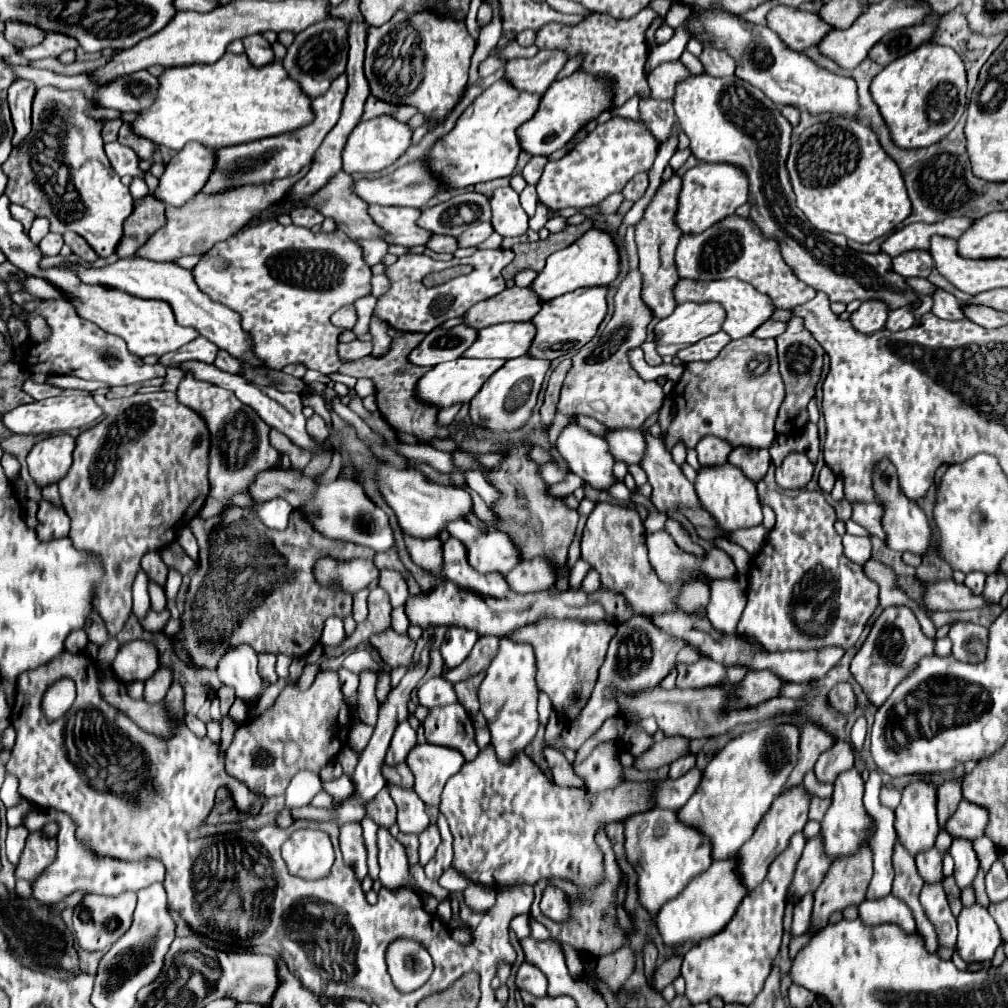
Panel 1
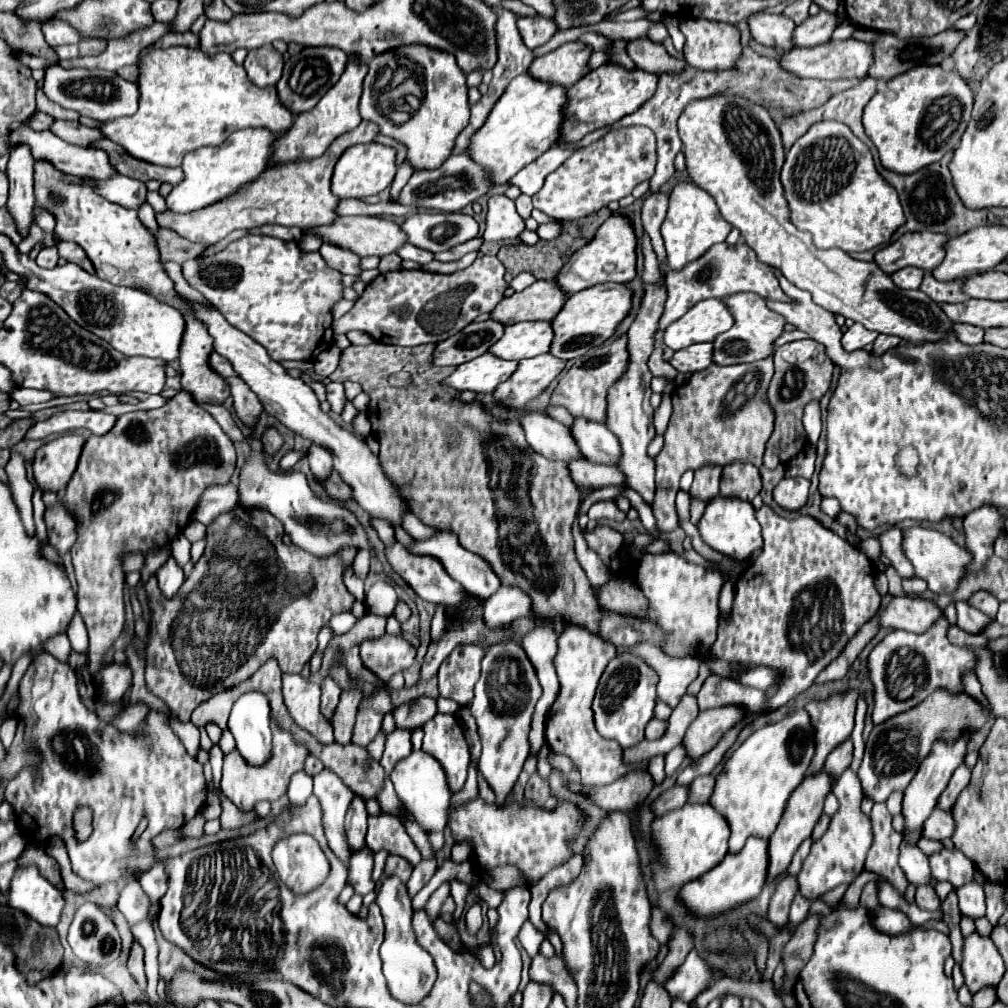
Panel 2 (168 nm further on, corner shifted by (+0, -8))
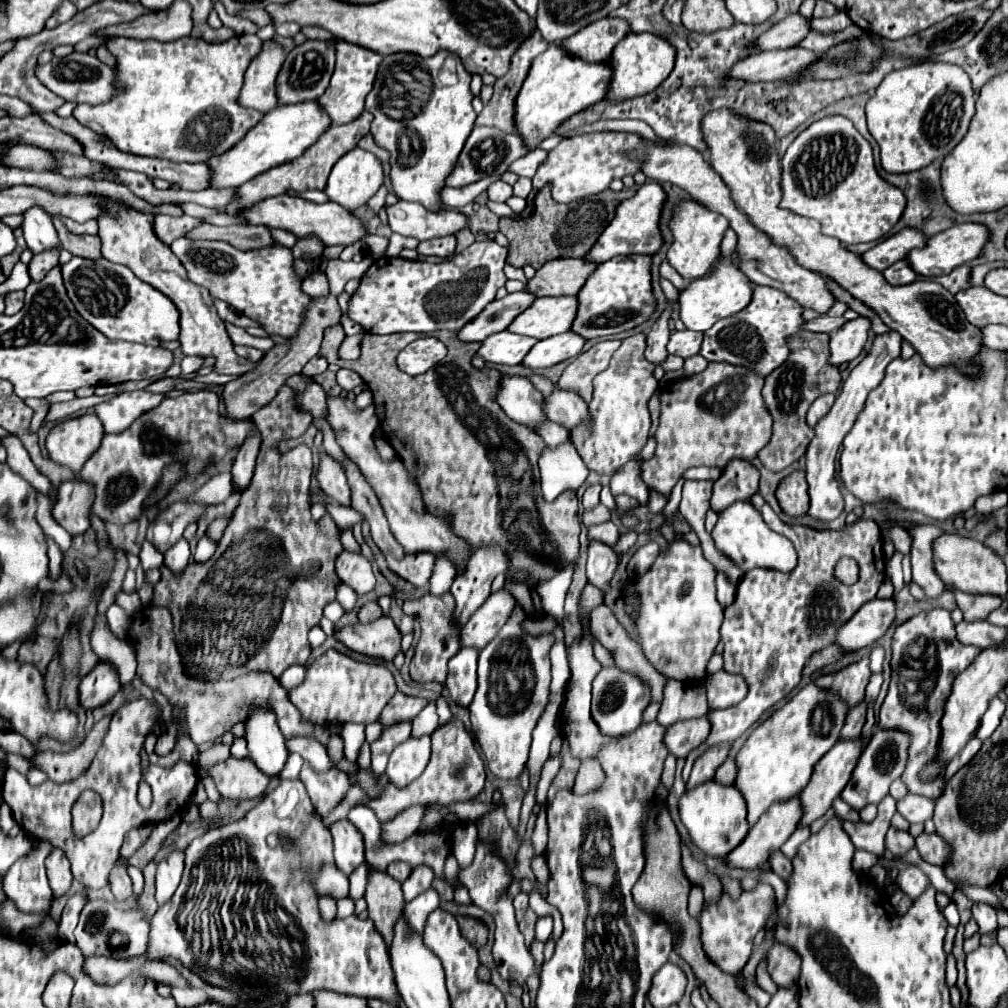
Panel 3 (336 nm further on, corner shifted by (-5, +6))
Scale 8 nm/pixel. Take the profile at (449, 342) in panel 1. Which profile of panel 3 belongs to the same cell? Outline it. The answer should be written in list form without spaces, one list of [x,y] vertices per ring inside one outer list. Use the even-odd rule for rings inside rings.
[[[527,290],[507,294],[501,300],[493,300],[475,320],[471,320],[471,324],[467,324],[467,326],[463,326],[463,330],[459,330],[459,340],[483,342],[487,336],[505,330],[533,302],[535,302],[535,296]]]

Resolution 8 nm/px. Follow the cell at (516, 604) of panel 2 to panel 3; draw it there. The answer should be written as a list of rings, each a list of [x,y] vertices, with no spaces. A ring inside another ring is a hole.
[[[505,588],[491,594],[487,602],[459,630],[459,646],[483,650],[487,642],[491,642],[491,638],[495,638],[495,634],[507,622],[513,608],[515,598]]]

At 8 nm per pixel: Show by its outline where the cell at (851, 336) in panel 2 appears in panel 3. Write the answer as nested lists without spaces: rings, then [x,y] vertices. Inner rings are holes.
[[[855,318],[841,326],[839,330],[829,334],[829,364],[841,366],[851,362],[863,352],[863,346],[867,342],[867,320],[865,318]]]

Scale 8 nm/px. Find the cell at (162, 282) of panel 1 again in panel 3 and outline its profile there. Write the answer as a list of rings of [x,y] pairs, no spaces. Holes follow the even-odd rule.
[[[307,378],[305,392],[297,392],[295,400],[301,408],[311,412],[311,416],[325,418],[325,390],[313,378]]]

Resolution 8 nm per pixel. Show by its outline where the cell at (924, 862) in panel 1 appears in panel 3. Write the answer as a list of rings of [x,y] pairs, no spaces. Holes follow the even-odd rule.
[[[891,826],[887,836],[885,836],[885,846],[887,846],[887,850],[891,854],[901,856],[901,854],[905,854],[907,850],[911,850],[915,846],[915,840],[913,840],[913,836],[909,832],[901,832],[901,830],[895,830]]]

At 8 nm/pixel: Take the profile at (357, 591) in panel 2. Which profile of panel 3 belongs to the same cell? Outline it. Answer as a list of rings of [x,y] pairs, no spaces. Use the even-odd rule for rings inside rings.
[[[339,526],[339,540],[341,540],[341,544],[343,544],[343,548],[345,550],[351,550],[351,552],[359,552],[359,544],[355,542],[355,538],[353,538],[353,534],[351,534],[351,528],[349,526]]]

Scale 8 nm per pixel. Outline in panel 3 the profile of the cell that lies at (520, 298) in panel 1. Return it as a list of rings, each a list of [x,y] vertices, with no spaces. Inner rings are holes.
[[[557,258],[545,262],[537,274],[527,282],[527,292],[539,296],[567,296],[577,294],[597,264],[587,258]]]

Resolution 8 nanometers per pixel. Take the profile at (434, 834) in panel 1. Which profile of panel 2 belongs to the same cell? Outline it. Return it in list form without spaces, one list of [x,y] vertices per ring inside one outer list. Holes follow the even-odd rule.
[[[432,856],[432,858],[422,858],[422,860],[420,860],[420,864],[414,868],[410,880],[406,882],[406,886],[410,888],[410,894],[416,894],[418,888],[422,888],[422,884],[426,884],[426,882],[434,876],[436,866],[438,866],[438,864],[436,864],[436,856]]]

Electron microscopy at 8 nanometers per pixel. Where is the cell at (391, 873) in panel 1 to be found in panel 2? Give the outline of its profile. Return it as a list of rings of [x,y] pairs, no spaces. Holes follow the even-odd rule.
[[[398,876],[382,878],[382,886],[378,890],[376,904],[380,906],[384,924],[386,924],[386,940],[380,948],[380,956],[382,956],[382,972],[384,972],[388,990],[402,1004],[418,1004],[436,982],[436,966],[432,962],[432,956],[428,956],[424,948],[418,946],[416,936],[412,932],[412,924],[410,924],[412,898],[408,894],[406,884],[398,880]]]

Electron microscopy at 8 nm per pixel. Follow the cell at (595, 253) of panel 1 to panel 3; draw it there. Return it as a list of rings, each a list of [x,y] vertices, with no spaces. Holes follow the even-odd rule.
[[[657,182],[643,184],[637,194],[623,204],[619,204],[619,210],[615,212],[615,218],[611,224],[603,230],[599,236],[599,242],[591,248],[591,254],[587,254],[587,260],[591,262],[607,262],[613,256],[629,256],[629,254],[655,254],[663,246],[663,236],[659,230],[659,218],[663,204],[667,200],[665,190]]]

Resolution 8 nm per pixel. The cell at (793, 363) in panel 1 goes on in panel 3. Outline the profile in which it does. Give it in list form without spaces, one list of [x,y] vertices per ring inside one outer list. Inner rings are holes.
[[[803,332],[795,338],[791,338],[791,358],[775,370],[775,374],[769,374],[765,378],[763,386],[763,400],[767,406],[767,412],[773,418],[773,436],[765,448],[759,450],[757,458],[761,464],[771,472],[781,472],[793,462],[797,462],[805,452],[809,442],[813,440],[815,432],[807,426],[805,414],[815,398],[827,392],[837,392],[841,386],[841,374],[835,366],[827,366],[827,334],[815,334],[815,332]]]

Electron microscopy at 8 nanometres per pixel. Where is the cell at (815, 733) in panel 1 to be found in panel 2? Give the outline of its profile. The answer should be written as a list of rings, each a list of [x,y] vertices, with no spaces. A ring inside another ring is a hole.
[[[850,690],[844,694],[836,694],[824,702],[808,702],[806,712],[810,714],[810,722],[816,730],[816,752],[808,766],[808,776],[820,772],[826,756],[850,738],[854,728],[854,712],[856,712],[858,692]]]

